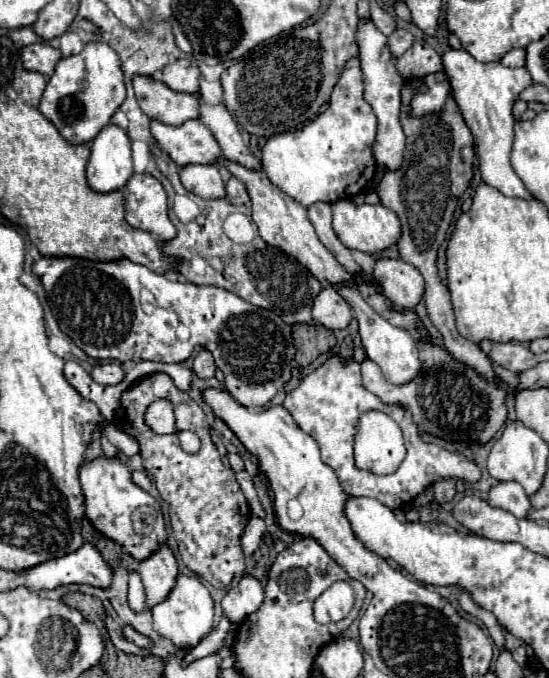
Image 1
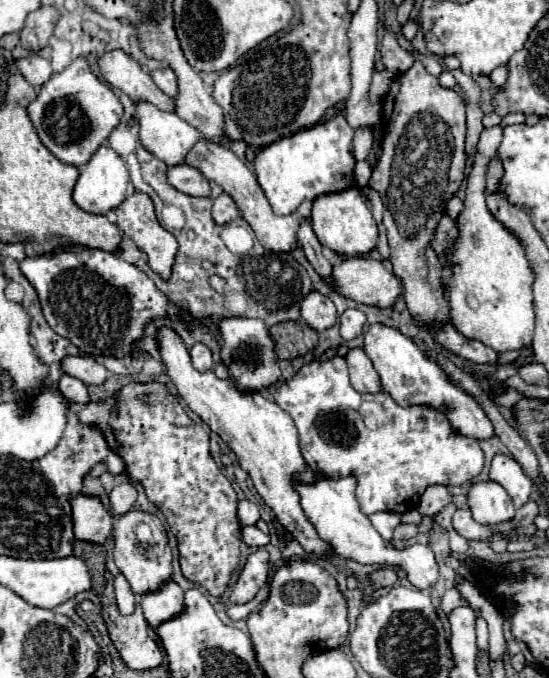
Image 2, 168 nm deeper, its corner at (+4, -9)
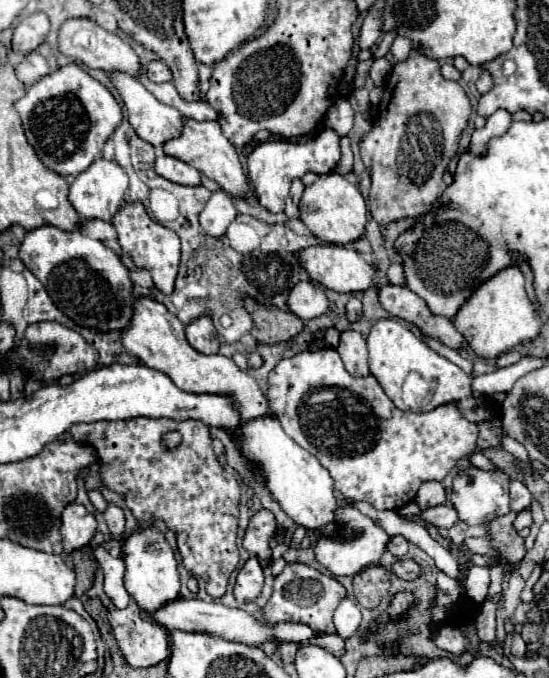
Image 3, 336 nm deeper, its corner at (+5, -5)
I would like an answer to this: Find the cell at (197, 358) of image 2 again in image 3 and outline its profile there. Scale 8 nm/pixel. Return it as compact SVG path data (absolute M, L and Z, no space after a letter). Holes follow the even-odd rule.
M200 316L198 320L192 320L186 326L186 338L190 346L202 354L216 354L220 348L218 334L210 316Z

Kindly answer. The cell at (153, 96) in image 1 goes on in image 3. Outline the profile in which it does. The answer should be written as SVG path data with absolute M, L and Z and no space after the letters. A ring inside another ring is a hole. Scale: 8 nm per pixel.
M68 18L58 30L58 50L64 56L72 58L74 62L80 62L80 64L86 64L88 68L98 68L104 72L120 70L120 72L128 72L130 76L138 76L138 70L140 70L140 60L136 52L126 42L122 42L118 34L104 30L90 18Z

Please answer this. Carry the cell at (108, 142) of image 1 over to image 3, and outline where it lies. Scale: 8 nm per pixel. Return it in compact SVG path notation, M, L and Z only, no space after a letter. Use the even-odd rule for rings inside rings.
M98 156L90 168L86 168L82 174L78 174L72 184L70 184L70 194L68 200L74 206L74 210L86 218L98 218L98 220L112 220L114 212L118 212L118 208L124 204L124 194L128 190L128 176L122 170L120 164L112 162L112 160L104 160L102 156Z

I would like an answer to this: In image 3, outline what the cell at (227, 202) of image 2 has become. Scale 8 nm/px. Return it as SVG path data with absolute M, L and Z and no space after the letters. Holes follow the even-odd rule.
M224 190L212 192L204 210L200 212L200 226L208 236L224 236L236 218L236 208Z

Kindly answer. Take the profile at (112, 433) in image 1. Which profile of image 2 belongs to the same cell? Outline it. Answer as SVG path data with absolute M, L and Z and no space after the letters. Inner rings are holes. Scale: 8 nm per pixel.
M125 480L125 482L117 484L117 486L111 490L109 500L111 500L111 510L113 510L113 514L123 514L123 512L131 510L131 506L135 504L135 500L137 500L137 490L135 490L135 486L133 486L129 480Z

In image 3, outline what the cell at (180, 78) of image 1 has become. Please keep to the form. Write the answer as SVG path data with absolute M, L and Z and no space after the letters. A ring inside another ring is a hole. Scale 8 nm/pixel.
M162 60L150 62L150 64L146 66L146 72L148 72L148 78L150 78L152 82L156 82L156 84L160 84L160 82L170 82L170 80L172 80L172 72L170 72L170 68L168 68Z

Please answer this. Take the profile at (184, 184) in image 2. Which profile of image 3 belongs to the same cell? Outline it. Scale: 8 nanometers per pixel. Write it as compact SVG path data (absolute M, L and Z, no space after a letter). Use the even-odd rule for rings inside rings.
M158 152L158 156L156 156L154 170L162 178L176 182L176 184L182 184L182 186L198 186L200 184L200 172L196 168L192 168L190 164L178 160L178 158L166 156L162 152Z

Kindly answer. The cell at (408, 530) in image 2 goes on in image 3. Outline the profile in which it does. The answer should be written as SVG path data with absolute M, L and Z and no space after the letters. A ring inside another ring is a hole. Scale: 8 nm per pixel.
M392 536L390 542L386 544L386 550L396 558L402 558L408 552L408 540L404 536Z

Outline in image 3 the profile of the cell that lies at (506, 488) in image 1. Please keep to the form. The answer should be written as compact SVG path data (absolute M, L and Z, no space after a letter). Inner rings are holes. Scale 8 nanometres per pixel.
M476 466L462 468L452 482L452 506L458 512L458 518L466 524L486 524L498 516L510 512L510 498L508 498L510 476L502 470L480 470Z

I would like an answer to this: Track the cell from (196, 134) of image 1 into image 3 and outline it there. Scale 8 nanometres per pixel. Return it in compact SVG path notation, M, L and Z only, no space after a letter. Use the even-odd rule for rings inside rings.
M108 72L108 76L110 76L114 88L118 90L126 110L128 110L128 120L130 120L132 128L136 130L136 134L142 140L150 142L154 148L160 148L164 142L180 136L180 132L182 132L182 114L176 108L162 104L152 92L148 92L144 88L144 84L138 78L134 78L126 72Z

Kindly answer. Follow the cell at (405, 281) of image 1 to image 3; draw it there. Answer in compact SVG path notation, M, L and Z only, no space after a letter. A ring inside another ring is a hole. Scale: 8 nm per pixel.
M318 244L318 246L304 248L302 252L298 252L298 260L300 260L302 268L308 272L312 282L318 282L324 288L334 290L334 292L366 290L366 288L372 286L372 278L376 274L374 266L366 264L366 260L356 250L336 246L336 244Z

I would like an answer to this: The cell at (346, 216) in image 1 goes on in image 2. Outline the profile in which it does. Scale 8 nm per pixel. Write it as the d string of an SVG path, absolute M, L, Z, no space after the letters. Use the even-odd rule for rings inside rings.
M349 188L343 192L319 196L313 200L311 224L319 238L319 242L341 256L367 256L371 250L377 248L379 242L379 226L371 216L365 200L361 198L357 188Z

